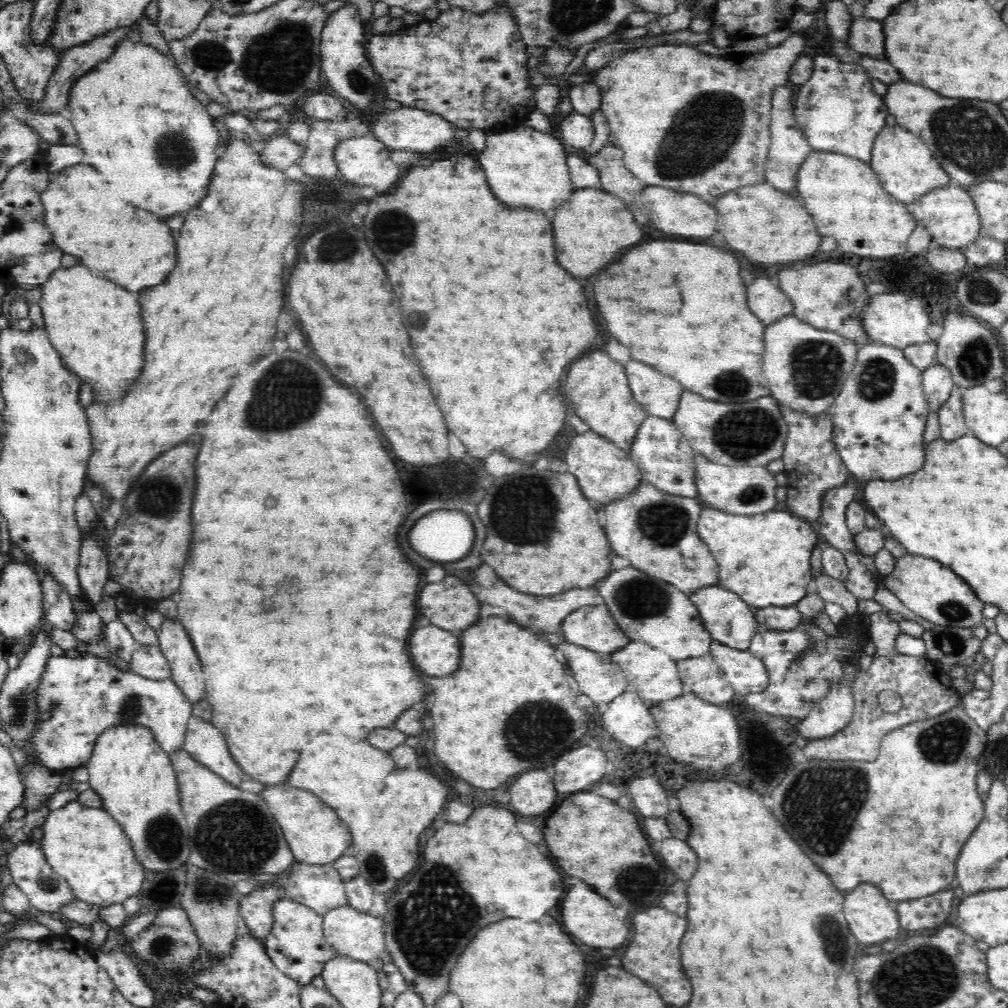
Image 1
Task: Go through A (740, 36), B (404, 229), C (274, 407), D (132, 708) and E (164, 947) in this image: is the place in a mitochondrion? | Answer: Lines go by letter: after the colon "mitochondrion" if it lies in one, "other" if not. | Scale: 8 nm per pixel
A: other
B: mitochondrion
C: mitochondrion
D: mitochondrion
E: mitochondrion

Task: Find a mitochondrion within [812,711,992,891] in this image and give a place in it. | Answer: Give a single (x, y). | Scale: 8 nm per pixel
(939, 742)

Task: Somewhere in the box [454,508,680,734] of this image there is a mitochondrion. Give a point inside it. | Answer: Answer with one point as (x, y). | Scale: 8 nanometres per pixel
(639, 599)

